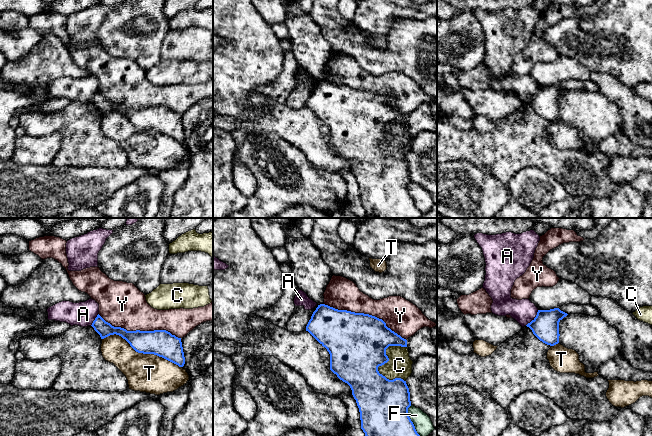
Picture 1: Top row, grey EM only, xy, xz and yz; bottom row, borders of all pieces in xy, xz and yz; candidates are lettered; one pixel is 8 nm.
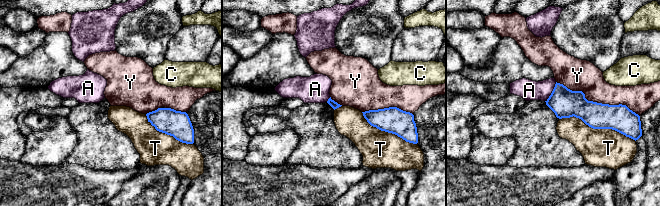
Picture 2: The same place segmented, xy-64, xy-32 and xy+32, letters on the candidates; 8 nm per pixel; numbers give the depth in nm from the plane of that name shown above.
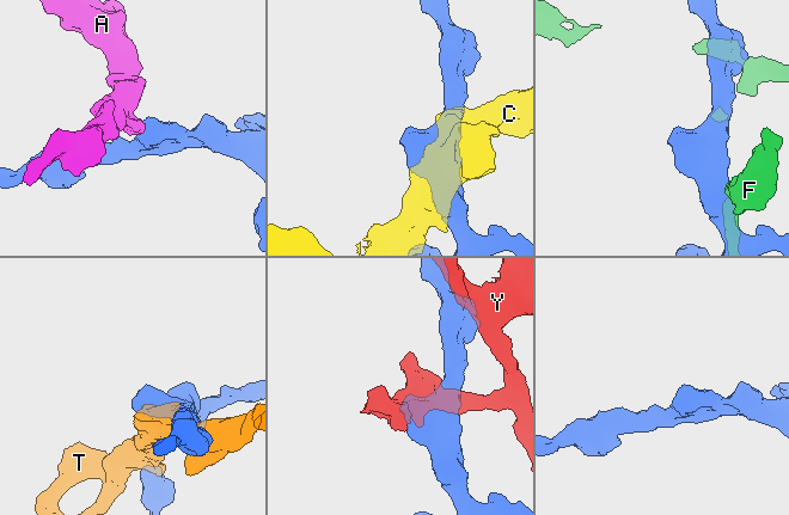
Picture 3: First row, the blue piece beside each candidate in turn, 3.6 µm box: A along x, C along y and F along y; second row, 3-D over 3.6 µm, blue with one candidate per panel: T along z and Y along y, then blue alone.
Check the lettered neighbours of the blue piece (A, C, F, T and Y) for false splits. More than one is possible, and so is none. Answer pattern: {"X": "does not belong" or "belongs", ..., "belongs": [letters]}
{"A": "does not belong", "C": "does not belong", "F": "does not belong", "T": "does not belong", "Y": "does not belong", "belongs": []}

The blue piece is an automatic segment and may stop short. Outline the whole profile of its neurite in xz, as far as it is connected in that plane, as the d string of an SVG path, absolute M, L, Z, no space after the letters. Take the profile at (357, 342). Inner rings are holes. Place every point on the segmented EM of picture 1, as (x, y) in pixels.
M320 304L313 312L306 331L308 331L330 354L330 370L343 382L347 383L360 412L361 429L365 436L420 436L408 415L411 406L409 388L401 378L387 379L379 373L378 367L389 361L386 349L389 346L407 347L407 340L392 331L386 323L375 316L338 310Z

